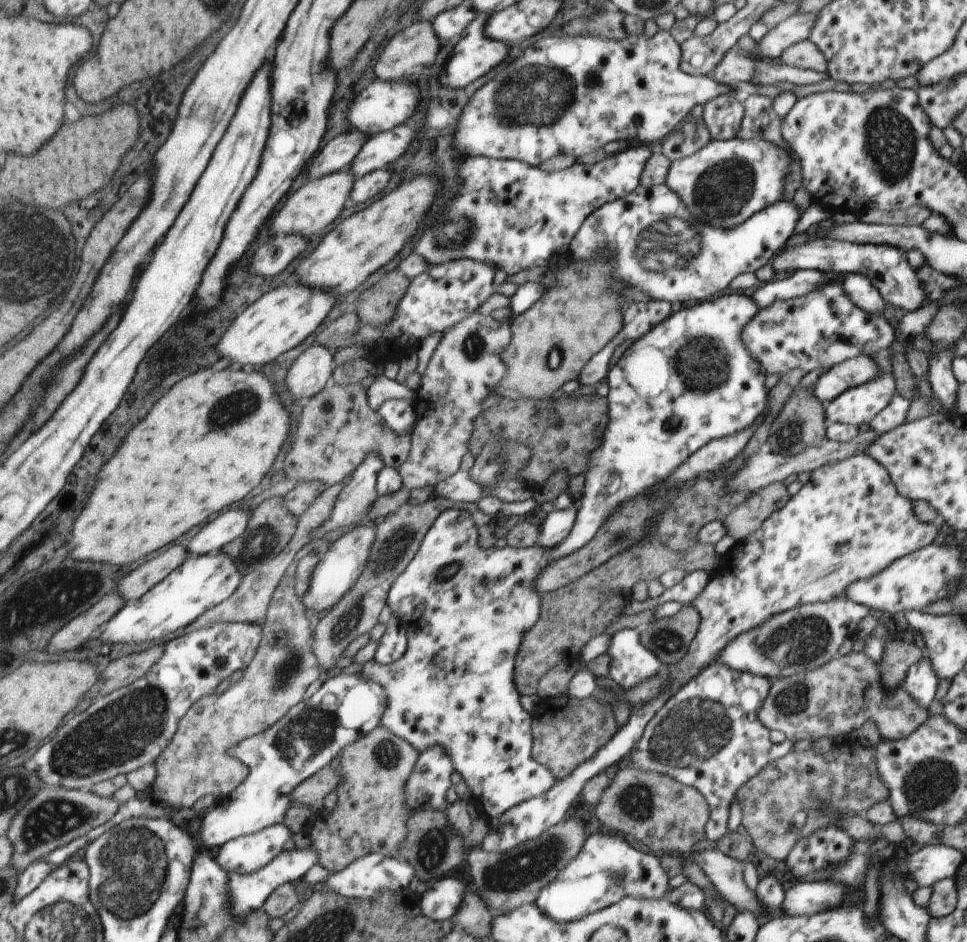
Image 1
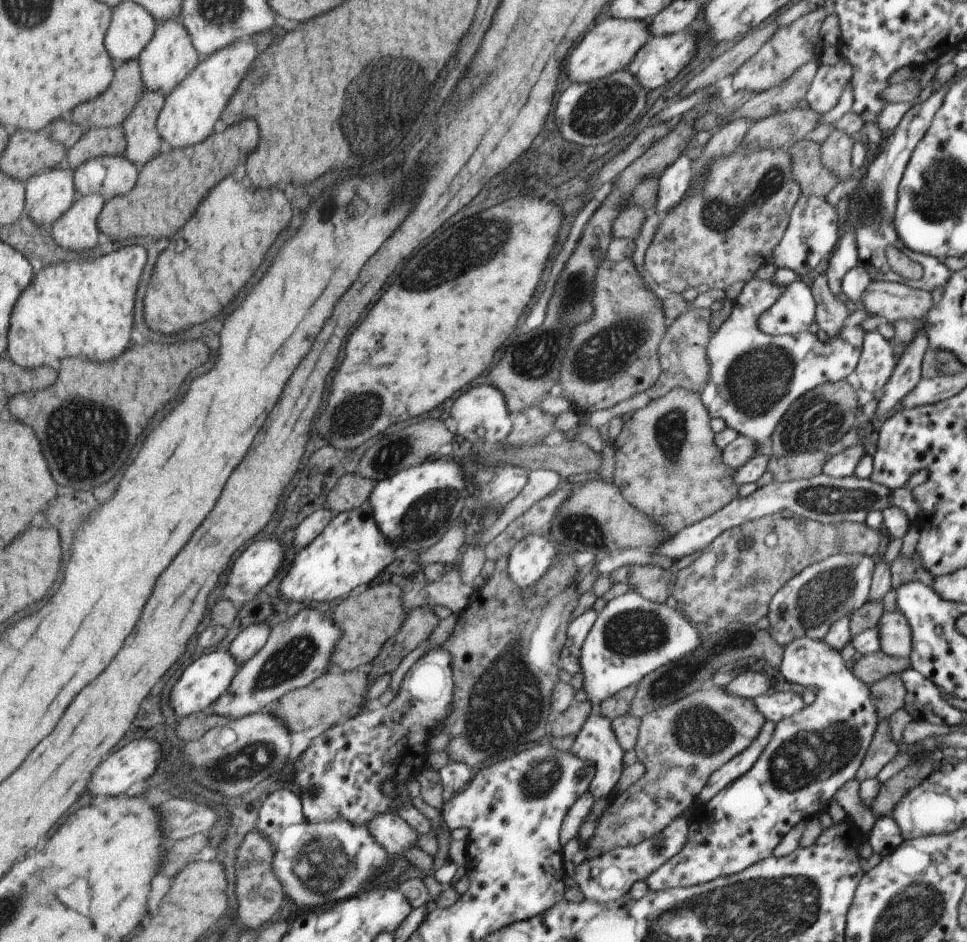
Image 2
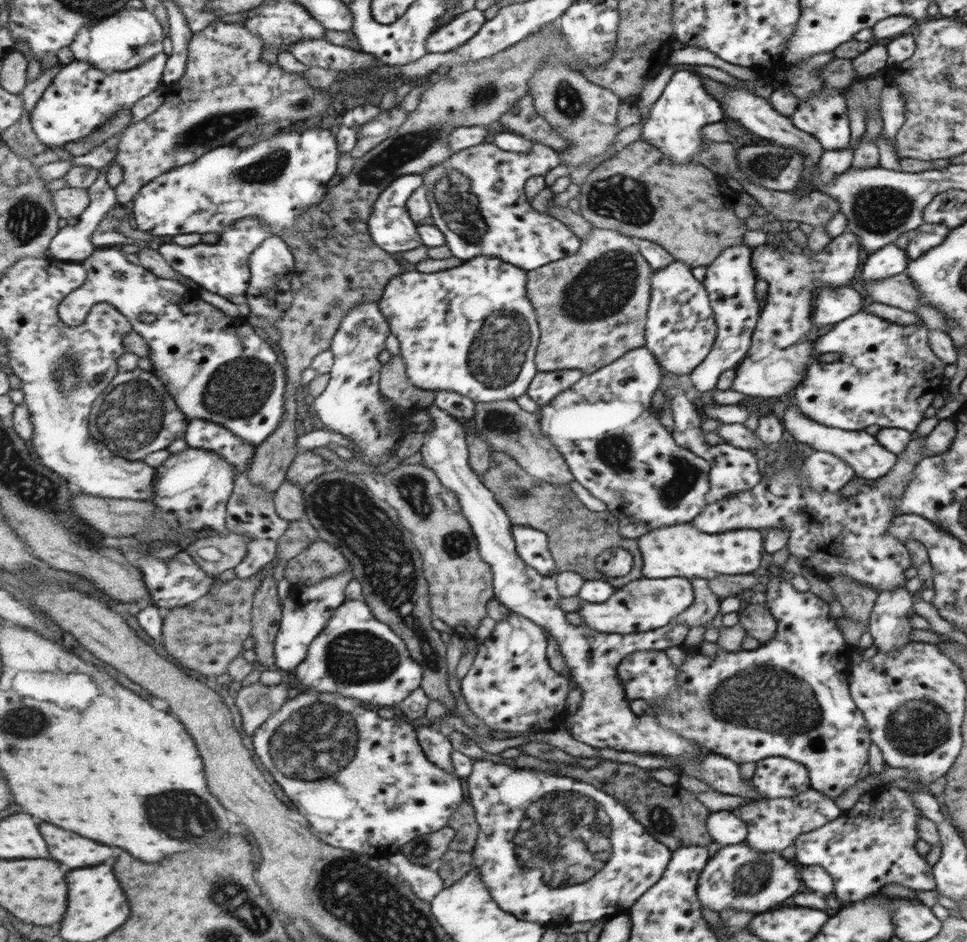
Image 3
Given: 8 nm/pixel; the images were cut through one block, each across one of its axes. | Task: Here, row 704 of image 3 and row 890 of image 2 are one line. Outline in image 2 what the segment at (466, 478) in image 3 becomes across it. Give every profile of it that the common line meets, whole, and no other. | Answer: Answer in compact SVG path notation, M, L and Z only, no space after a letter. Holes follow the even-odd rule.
M688 808L678 819L674 820L658 835L643 840L633 847L616 847L603 852L601 855L589 855L584 862L576 868L574 879L579 884L586 898L597 903L615 902L628 895L634 882L646 880L659 870L664 863L679 854L688 840L689 817L692 808Z

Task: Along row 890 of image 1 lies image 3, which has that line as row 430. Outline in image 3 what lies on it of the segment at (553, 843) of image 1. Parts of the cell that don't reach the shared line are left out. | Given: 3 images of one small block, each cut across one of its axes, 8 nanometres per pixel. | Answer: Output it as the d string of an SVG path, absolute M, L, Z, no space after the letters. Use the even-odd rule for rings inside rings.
M515 400L476 403L470 426L492 446L492 450L507 453L538 480L564 486L575 482L566 457L552 443L551 437L542 431L539 414L524 411Z

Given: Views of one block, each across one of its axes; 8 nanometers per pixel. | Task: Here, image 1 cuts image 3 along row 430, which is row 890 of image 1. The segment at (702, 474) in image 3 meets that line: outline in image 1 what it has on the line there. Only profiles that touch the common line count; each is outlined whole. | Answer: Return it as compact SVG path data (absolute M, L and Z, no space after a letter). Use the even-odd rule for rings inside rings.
M597 831L587 836L579 855L540 891L536 904L552 920L565 923L583 919L624 897L663 899L668 894L669 880L658 854L633 847L629 839L616 832Z

